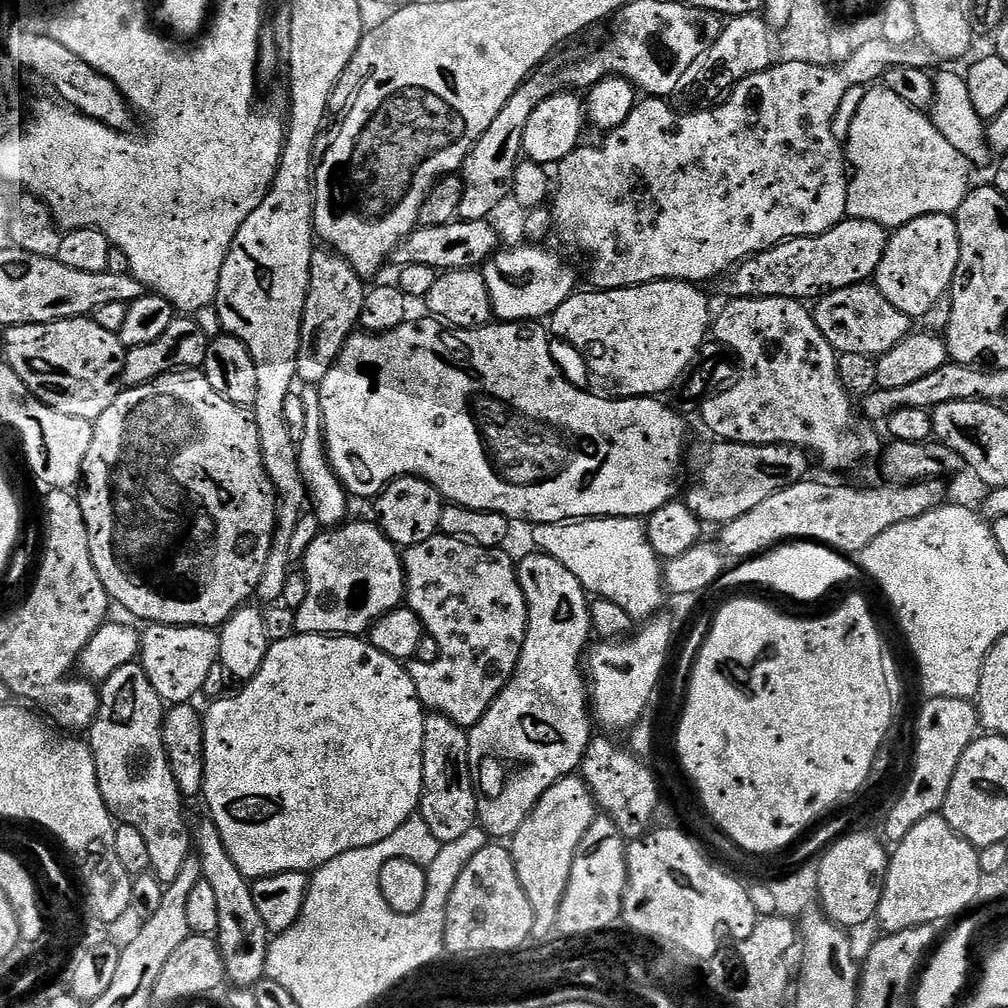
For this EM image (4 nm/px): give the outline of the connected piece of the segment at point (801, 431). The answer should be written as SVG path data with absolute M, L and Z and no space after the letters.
M750 298L728 300L721 312L714 316L714 336L719 343L736 353L740 366L738 382L714 398L699 405L704 424L715 439L730 444L789 444L802 448L820 459L824 468L840 472L852 468L863 456L875 457L882 443L872 432L859 436L852 430L853 397L842 386L836 365L838 353L818 330L816 317L803 303L790 298Z

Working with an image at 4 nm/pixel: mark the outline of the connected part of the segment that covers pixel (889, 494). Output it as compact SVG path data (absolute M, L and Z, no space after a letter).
M815 478L801 480L786 490L778 490L778 494L770 494L750 514L723 525L718 544L725 557L737 556L740 562L785 542L815 542L841 554L859 554L878 534L886 534L890 526L944 507L949 499L946 485L944 480L917 480L903 486L884 486L888 488L851 488L848 484L823 484Z

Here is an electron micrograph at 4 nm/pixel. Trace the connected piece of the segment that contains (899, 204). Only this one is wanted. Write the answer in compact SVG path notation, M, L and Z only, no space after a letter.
M883 84L873 85L865 91L851 123L848 139L844 142L844 149L851 170L846 202L849 219L878 222L886 229L895 230L918 217L952 216L972 188L972 165L965 155L943 137L925 111L910 106Z

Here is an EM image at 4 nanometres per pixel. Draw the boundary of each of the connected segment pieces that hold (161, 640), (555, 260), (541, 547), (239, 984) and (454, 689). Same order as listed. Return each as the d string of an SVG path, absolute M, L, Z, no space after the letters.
M153 624L145 629L138 660L161 700L169 705L187 704L199 697L210 668L220 659L219 635L211 628L186 628L179 624Z
M531 242L525 248L508 248L497 251L483 265L482 271L495 319L500 322L540 322L551 317L577 291L576 272L548 246Z
M630 516L592 517L589 520L569 521L563 524L538 524L531 529L535 549L558 561L570 570L584 591L593 597L617 603L632 616L633 621L644 622L657 615L664 604L664 569L660 557L648 541L645 521Z
M203 818L190 828L194 837L194 852L200 861L202 879L214 886L214 895L218 901L218 930L214 937L220 946L224 975L232 980L236 988L251 989L260 980L265 979L264 967L270 943L270 933L254 906L254 894L248 879L234 866L222 838L218 834L218 826L210 818Z
M437 534L426 538L426 542L418 542L418 546L410 546L403 549L402 552L406 607L414 610L414 614L418 614L418 618L424 623L425 633L432 636L434 642L438 642L438 650L440 651L438 662L433 664L413 663L408 668L408 673L418 690L420 703L424 705L425 709L429 713L450 718L459 728L465 730L475 726L482 718L482 714L486 714L486 710L494 702L494 698L498 698L500 691L508 685L508 679L512 677L514 670L518 666L518 658L522 654L522 646L526 638L526 630L528 629L528 603L524 597L522 586L518 582L518 574L516 573L517 561L515 559L511 560L504 551L503 547L483 548L477 544L472 544L468 540L459 540L453 536Z

